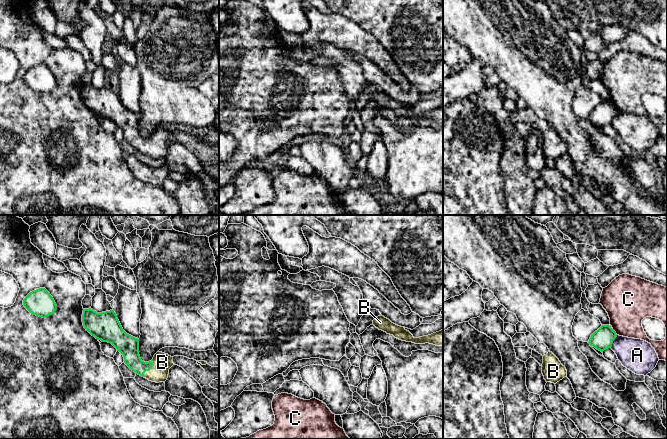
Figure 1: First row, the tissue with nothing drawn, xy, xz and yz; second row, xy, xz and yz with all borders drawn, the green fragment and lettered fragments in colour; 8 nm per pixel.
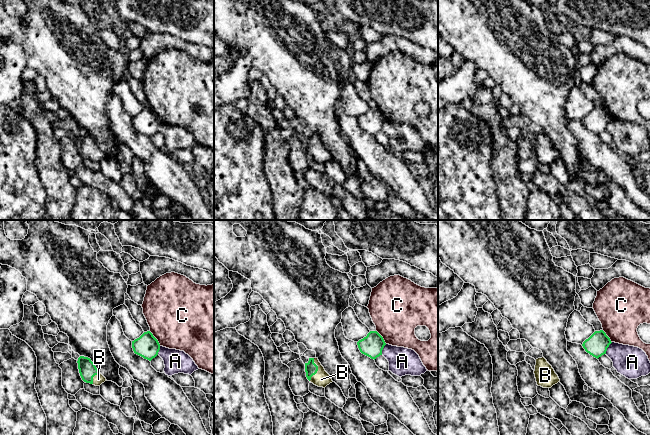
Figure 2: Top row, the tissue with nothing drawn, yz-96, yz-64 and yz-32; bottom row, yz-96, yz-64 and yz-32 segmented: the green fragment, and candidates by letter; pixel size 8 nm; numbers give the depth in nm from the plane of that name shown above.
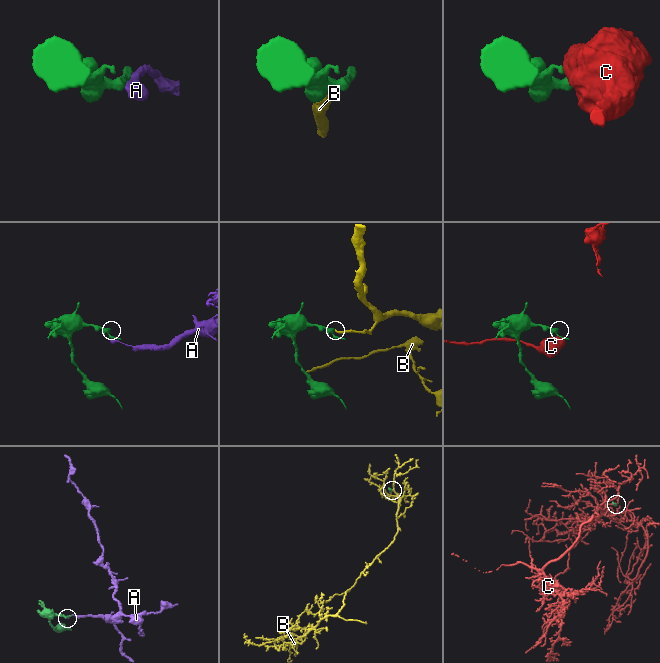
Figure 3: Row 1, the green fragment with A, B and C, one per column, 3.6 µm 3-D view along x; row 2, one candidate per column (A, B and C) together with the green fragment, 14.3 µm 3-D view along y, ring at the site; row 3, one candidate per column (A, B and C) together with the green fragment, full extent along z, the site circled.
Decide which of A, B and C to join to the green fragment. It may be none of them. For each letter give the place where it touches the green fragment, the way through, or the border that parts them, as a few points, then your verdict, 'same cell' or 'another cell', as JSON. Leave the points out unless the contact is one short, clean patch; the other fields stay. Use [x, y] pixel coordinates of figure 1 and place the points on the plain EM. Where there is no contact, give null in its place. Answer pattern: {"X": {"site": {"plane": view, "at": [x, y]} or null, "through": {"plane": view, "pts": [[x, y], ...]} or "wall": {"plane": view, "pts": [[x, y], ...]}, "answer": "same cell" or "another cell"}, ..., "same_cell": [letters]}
{"A": {"site": {"plane": "yz", "at": [613, 116]}, "answer": "another cell"}, "B": {"site": {"plane": "xy", "at": [149, 145]}, "through": {"plane": "xy", "pts": [[128, 122], [131, 132], [149, 145], [155, 145], [162, 138]]}, "answer": "same cell"}, "C": {"site": {"plane": "yz", "at": [615, 108]}, "answer": "another cell"}, "same_cell": ["B"]}

